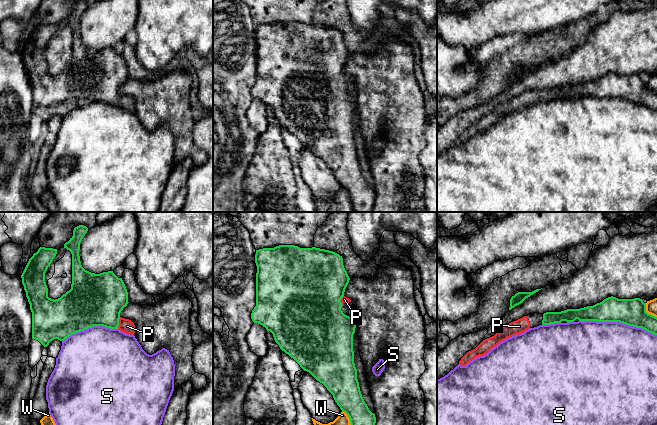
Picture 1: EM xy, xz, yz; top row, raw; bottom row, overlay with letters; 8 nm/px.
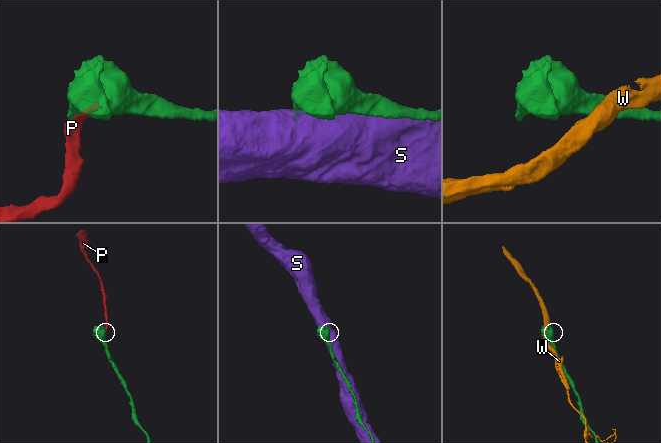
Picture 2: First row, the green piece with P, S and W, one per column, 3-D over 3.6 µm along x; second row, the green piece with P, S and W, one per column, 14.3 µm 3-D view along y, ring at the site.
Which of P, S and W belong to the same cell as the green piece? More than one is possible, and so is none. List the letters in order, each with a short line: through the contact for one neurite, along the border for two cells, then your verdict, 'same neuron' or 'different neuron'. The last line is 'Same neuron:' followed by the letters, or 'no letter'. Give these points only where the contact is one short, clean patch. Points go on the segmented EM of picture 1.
P: same neuron
S: different neuron
W: different neuron
Same neuron: P

